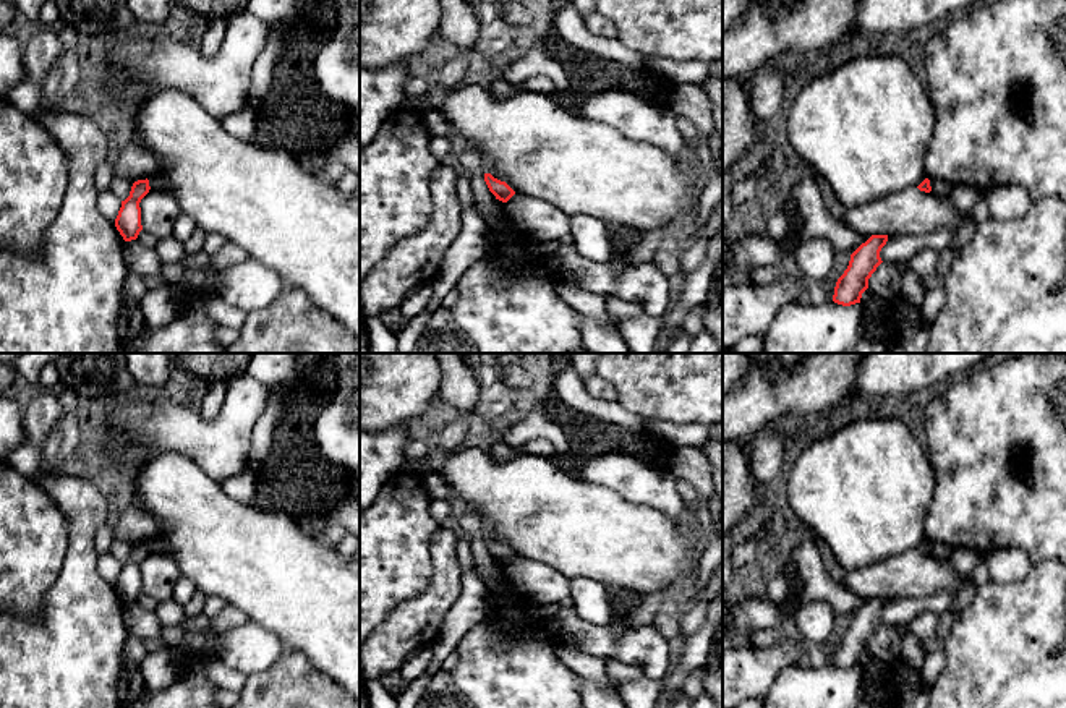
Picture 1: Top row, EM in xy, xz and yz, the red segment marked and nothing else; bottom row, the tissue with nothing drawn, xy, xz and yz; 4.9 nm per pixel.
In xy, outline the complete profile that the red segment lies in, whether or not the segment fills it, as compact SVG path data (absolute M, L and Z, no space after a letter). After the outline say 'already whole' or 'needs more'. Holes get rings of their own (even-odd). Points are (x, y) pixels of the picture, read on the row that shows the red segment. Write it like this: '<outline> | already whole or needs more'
M147 178L138 180L133 183L130 196L122 201L122 207L115 219L115 227L125 241L136 240L143 230L139 203L149 193L149 190L151 186Z | already whole

